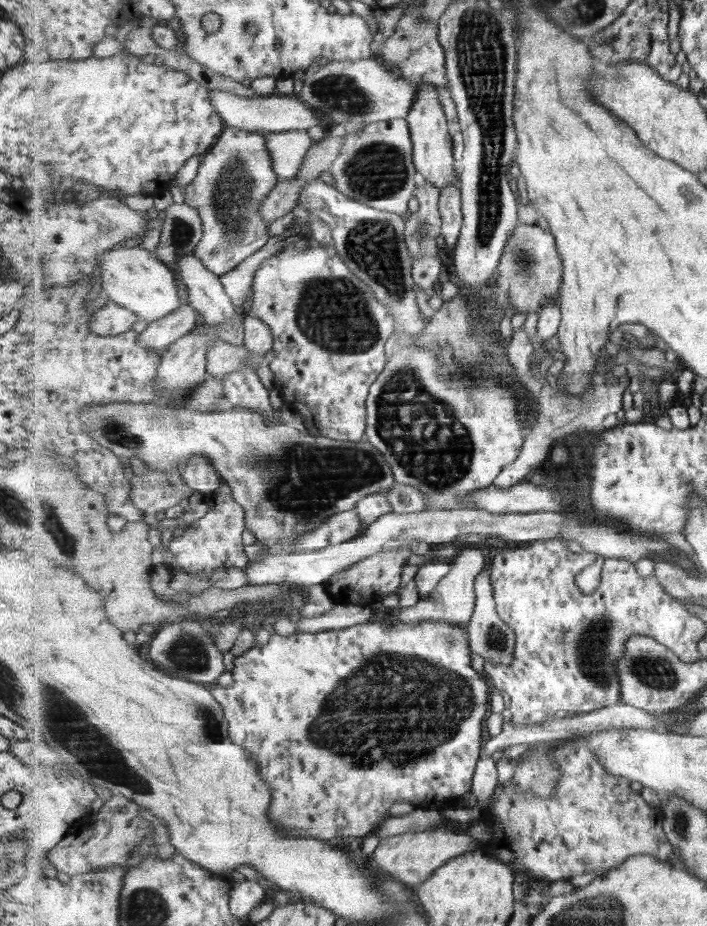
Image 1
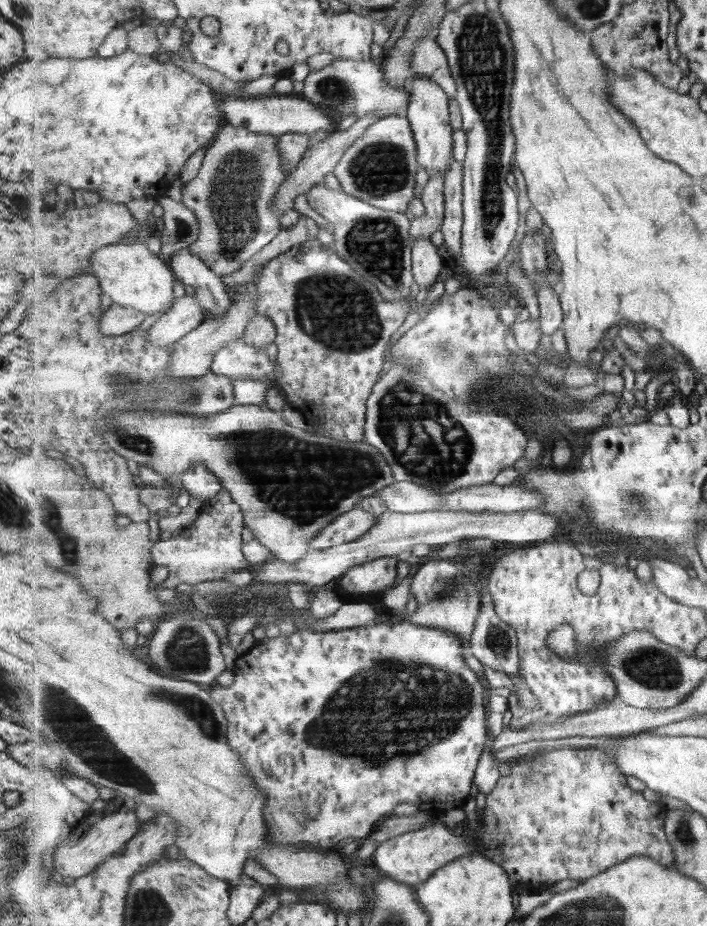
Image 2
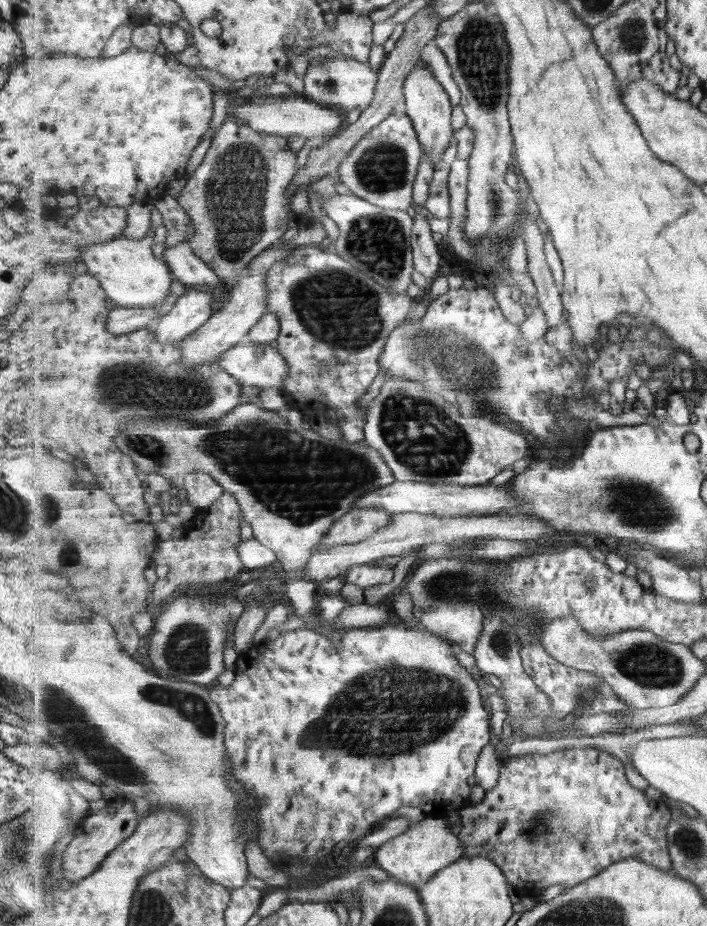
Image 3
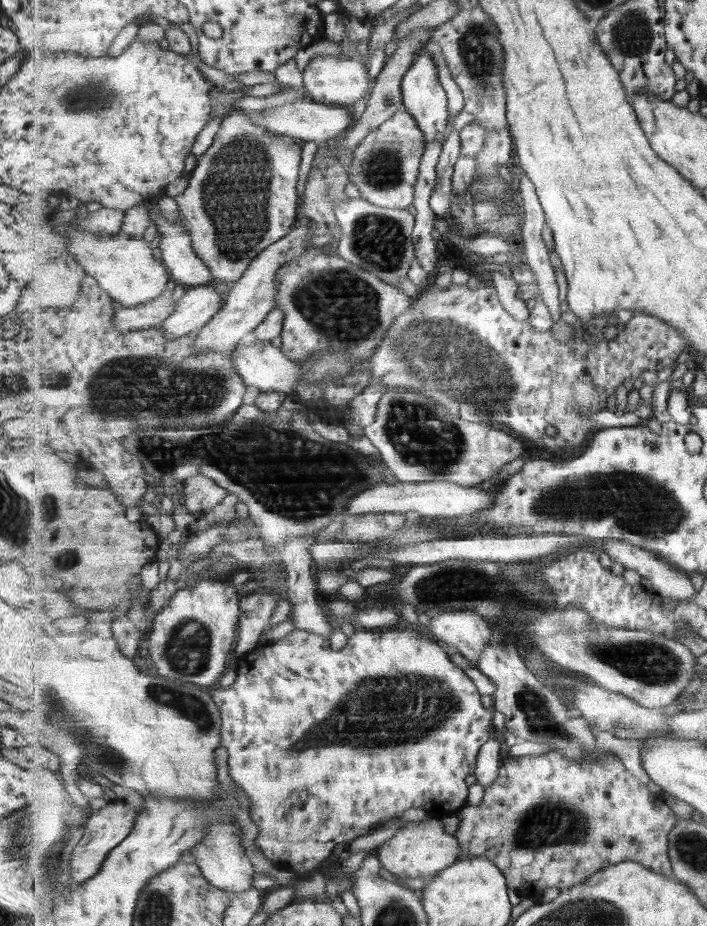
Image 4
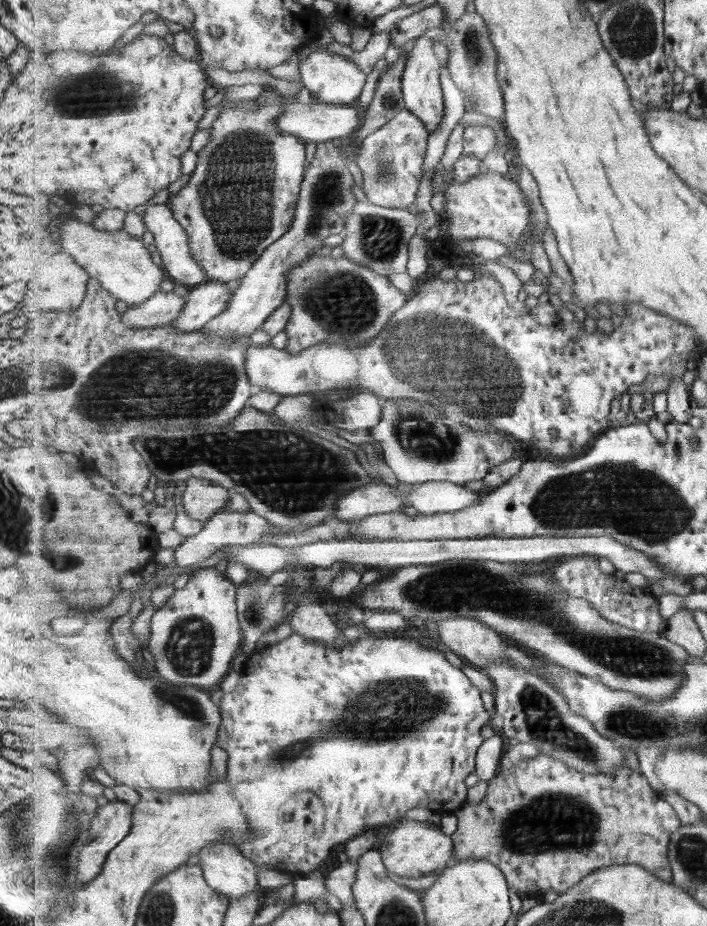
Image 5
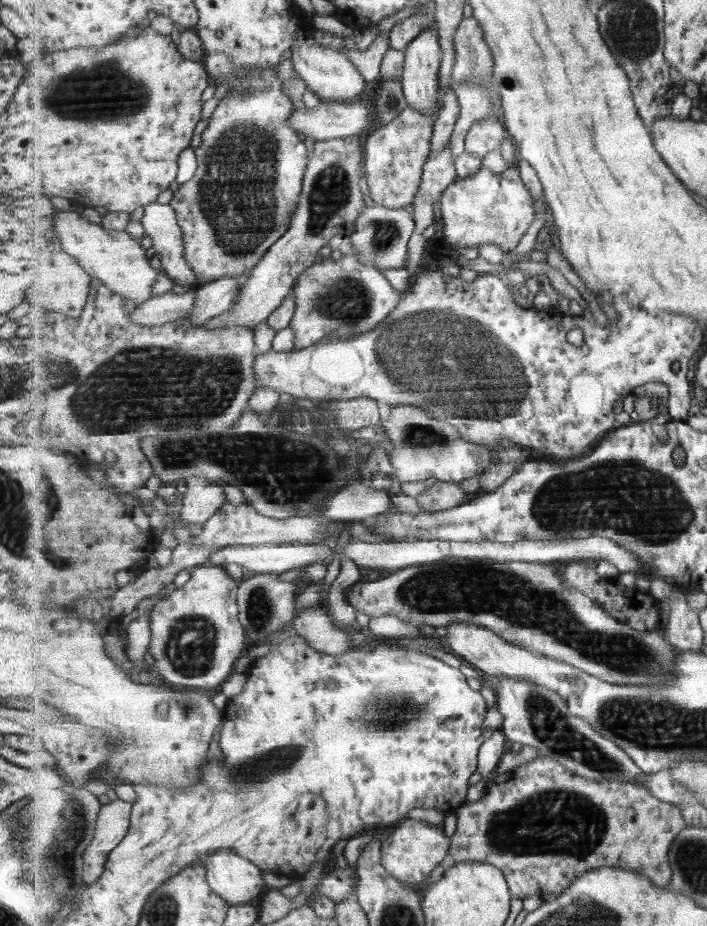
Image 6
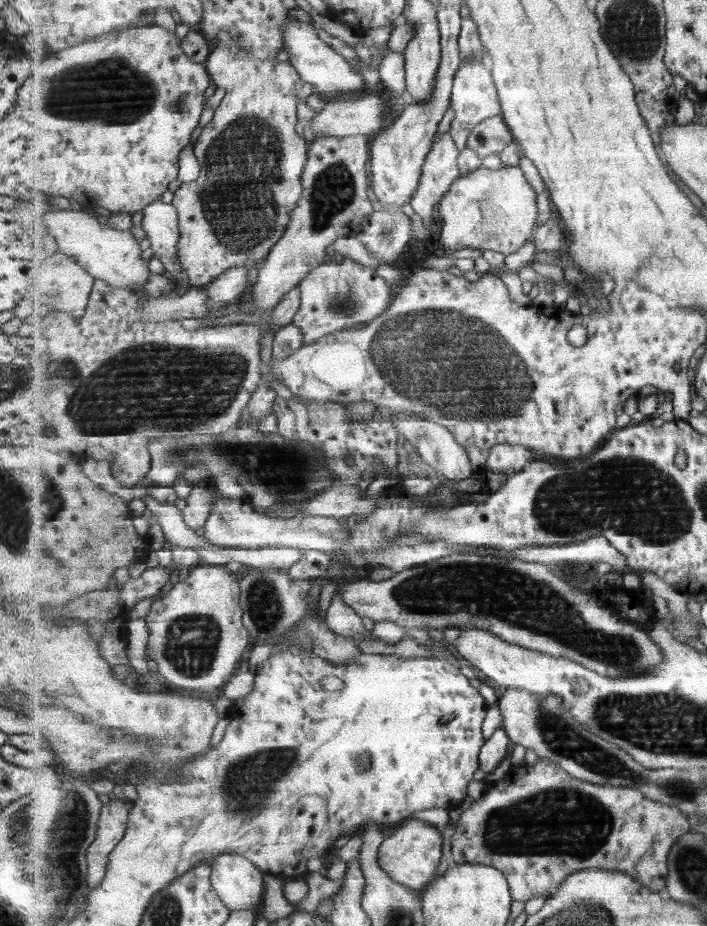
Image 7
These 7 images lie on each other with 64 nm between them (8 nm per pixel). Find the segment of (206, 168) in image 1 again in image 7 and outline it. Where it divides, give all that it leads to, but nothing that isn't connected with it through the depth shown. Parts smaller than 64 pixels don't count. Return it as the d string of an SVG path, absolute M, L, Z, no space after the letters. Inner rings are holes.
M225 29L217 33L216 38L220 43L212 50L207 60L206 67L209 74L212 76L214 84L217 87L226 90L223 102L214 111L214 116L202 129L199 139L194 144L194 153L199 159L201 172L198 178L193 182L181 185L174 193L173 206L178 210L178 219L181 232L181 240L179 242L178 257L182 265L187 269L190 283L196 288L202 288L211 284L218 276L225 273L226 270L233 269L236 266L245 266L257 264L271 253L275 244L281 240L286 234L287 228L290 224L291 212L299 206L303 194L303 171L306 170L307 161L309 158L309 147L305 138L301 135L299 120L297 119L297 104L305 102L311 94L315 94L314 86L301 78L298 70L290 63L289 60L279 62L273 60L261 60L255 57L248 57L246 50L241 43L238 43L234 36ZM251 206L271 206L271 210L251 210Z

